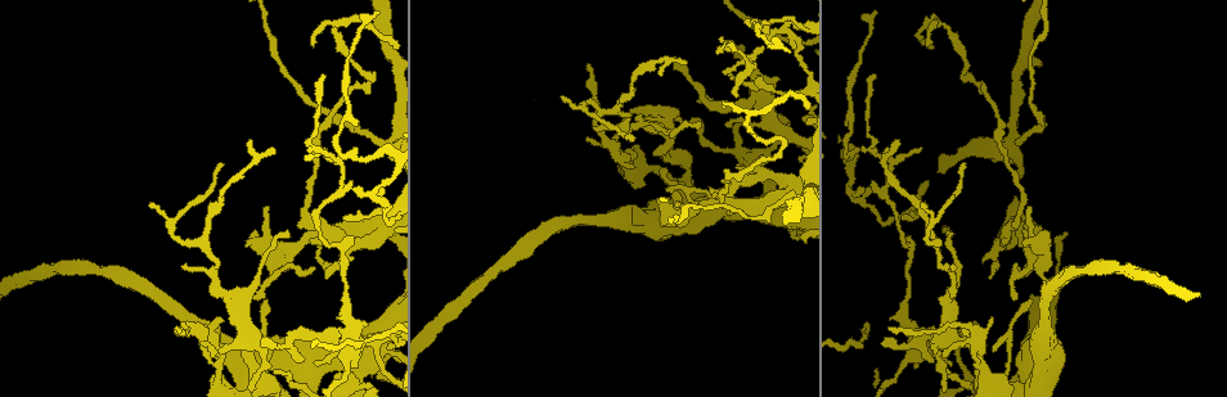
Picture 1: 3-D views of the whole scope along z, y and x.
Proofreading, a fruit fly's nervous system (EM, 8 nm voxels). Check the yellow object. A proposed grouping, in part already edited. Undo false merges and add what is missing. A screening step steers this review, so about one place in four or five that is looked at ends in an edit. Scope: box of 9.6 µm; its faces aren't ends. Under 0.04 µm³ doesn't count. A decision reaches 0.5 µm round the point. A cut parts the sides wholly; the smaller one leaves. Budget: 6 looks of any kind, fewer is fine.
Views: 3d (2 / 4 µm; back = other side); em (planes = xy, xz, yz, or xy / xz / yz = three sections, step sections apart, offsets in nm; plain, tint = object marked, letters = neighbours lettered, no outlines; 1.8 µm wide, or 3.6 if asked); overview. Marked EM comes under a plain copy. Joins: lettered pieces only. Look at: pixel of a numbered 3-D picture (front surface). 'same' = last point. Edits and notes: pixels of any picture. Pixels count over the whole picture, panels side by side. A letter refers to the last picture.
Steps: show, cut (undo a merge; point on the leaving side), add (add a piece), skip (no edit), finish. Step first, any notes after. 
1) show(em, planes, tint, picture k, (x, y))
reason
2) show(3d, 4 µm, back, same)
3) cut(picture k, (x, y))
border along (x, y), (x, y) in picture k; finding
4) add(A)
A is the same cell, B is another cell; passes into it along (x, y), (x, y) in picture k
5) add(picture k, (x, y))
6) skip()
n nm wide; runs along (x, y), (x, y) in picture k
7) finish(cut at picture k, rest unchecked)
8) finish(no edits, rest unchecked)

show(em, planes, tint, picture 1, (254, 296))
free end

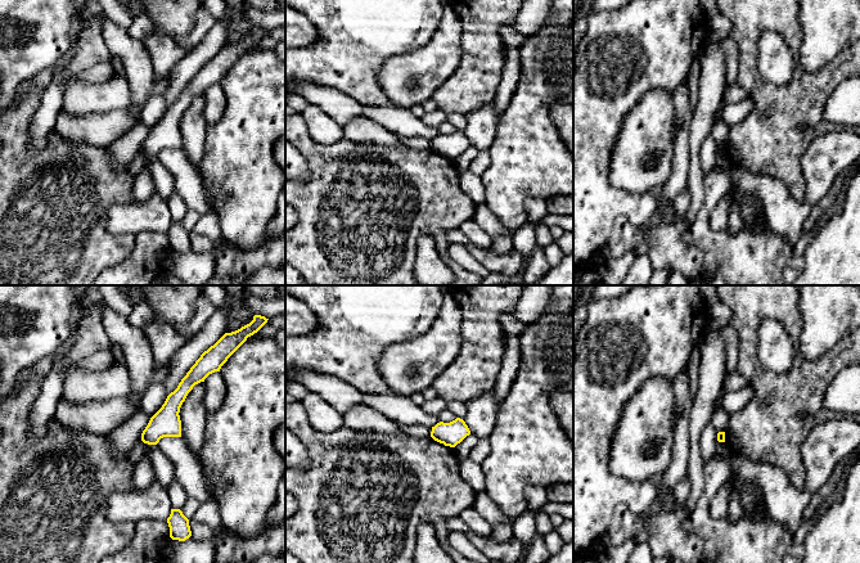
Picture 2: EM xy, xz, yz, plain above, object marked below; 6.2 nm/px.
show(em, planes, letters, same)
what lies round it

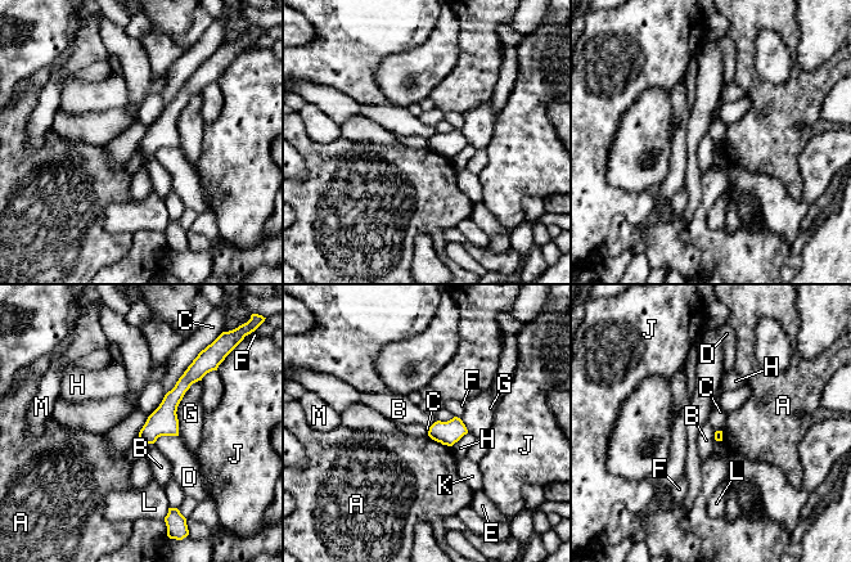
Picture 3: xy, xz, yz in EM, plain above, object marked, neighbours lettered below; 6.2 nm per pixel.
skip()
A, B, C, D, E, F, G, H, J, K, L and M are other cells; none of them fits

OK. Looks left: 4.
show(3d, 2 µm, picture 1, (965, 75))
sharp bend

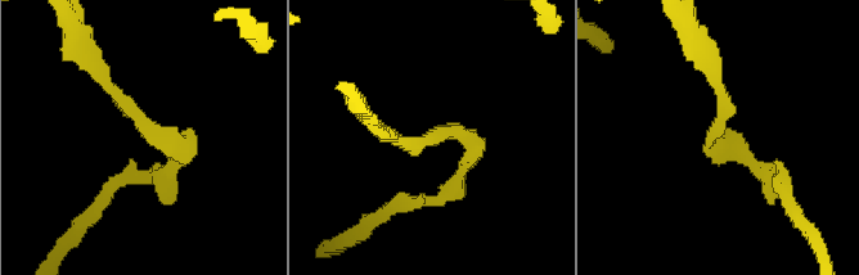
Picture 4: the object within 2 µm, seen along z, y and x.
show(em, xy, step 16, tint, picture 4, (470, 148))
shape alone is not enough

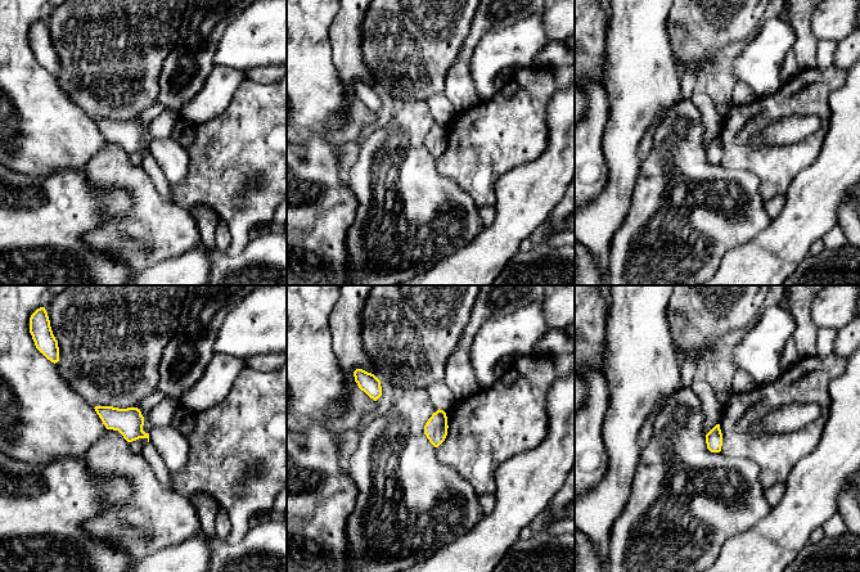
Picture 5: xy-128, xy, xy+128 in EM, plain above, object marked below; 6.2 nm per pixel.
show(em, planes, letters, same)
cut it another way

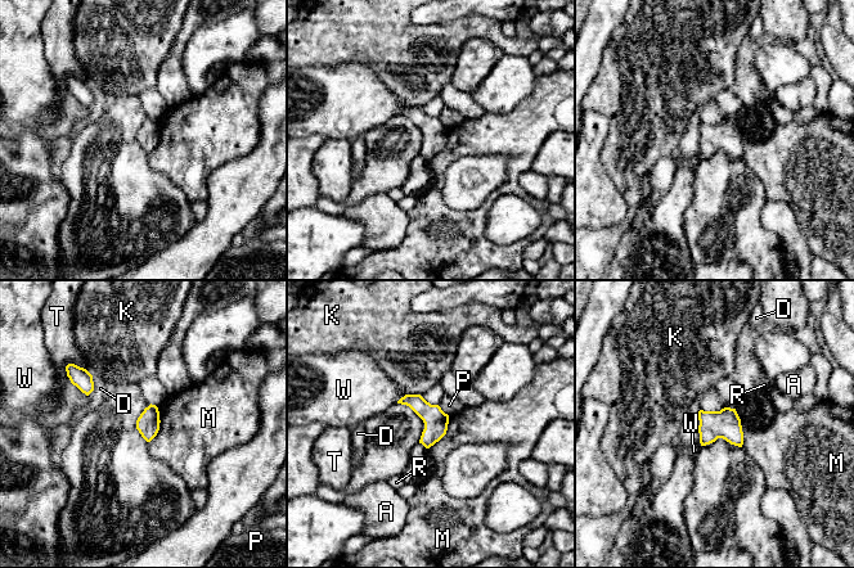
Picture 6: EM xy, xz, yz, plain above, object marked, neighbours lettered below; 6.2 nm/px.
skip()
A, D, K, M, P, R, T and W are other cells; border along (157, 406), (158, 432), (148, 442) in picture 6; one cell here

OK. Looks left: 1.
show(em, 3.6 µm, planes, letters, picture 1, (341, 339))
four or more arms meet

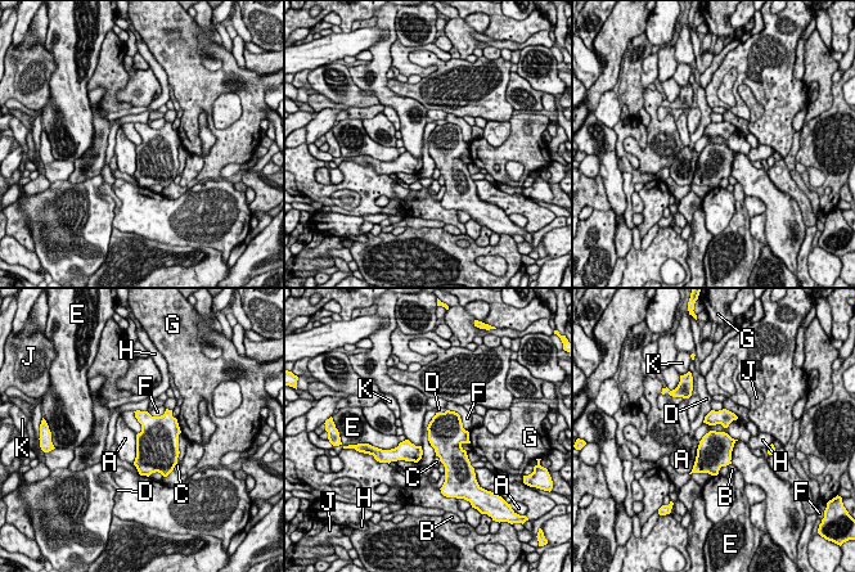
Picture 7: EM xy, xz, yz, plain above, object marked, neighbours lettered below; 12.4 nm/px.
skip()
F touches over 380 nm; A, B, C, D, E, F, G, H, J and K are other cells; continuous, no second cell

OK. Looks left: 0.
finish(no edits, rest unchecked)

